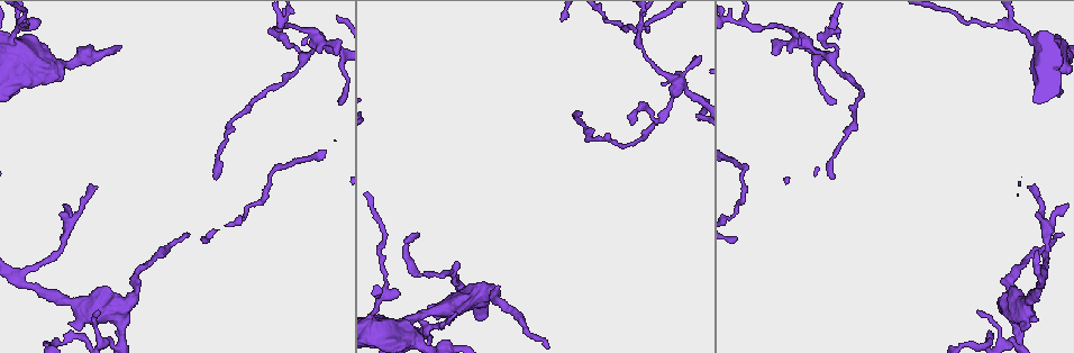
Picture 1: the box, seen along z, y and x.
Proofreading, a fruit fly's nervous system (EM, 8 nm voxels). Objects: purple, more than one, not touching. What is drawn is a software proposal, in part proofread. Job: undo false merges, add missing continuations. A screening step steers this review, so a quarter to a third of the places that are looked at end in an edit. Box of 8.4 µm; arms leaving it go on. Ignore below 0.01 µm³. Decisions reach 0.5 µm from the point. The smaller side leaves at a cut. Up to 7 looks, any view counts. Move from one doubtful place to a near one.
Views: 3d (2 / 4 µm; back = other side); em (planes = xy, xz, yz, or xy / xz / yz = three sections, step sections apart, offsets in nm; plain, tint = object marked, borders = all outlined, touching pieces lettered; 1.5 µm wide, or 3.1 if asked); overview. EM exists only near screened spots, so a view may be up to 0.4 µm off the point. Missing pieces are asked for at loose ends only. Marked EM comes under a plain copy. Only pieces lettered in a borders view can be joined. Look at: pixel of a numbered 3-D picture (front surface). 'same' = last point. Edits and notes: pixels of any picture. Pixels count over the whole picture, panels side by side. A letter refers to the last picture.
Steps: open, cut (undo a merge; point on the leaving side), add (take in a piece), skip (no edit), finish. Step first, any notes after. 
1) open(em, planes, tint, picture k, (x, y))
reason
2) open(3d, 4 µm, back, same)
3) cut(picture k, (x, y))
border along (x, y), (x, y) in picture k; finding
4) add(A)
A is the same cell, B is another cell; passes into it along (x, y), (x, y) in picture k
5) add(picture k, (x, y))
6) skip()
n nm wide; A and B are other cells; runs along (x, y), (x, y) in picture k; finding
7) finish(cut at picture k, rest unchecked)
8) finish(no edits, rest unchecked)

open(em, planes, borders, picture 1, (24, 282))
three arms meet

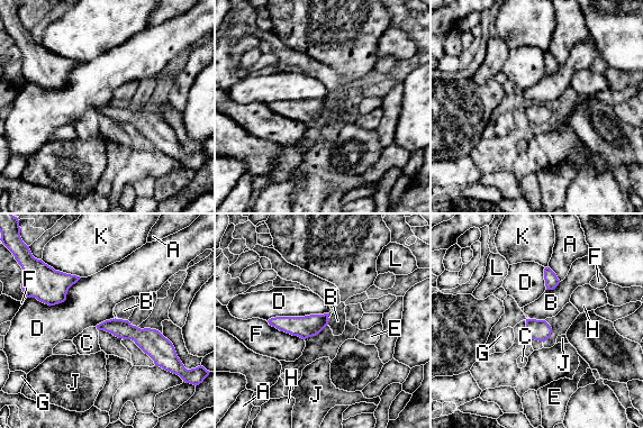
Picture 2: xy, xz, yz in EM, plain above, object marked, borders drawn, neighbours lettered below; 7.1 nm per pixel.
skip()
130 nm wide; A, B, C, D, E, F, G, H, J, K and L are other cells; border along (328, 312), (275, 316), (266, 320) in picture 2; continuous, no second neuron

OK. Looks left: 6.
open(3d, 2 µm, picture 1, (991, 335))
sharp bend

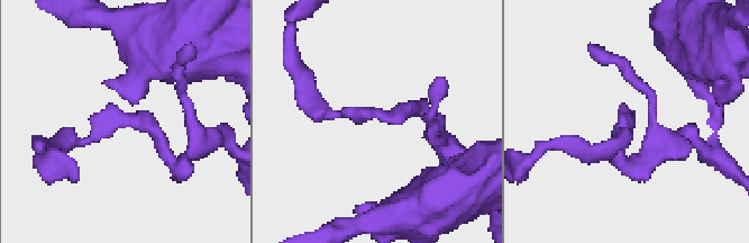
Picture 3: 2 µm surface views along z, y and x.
open(em, planes, borders, picture 3, (119, 120))
need the tissue

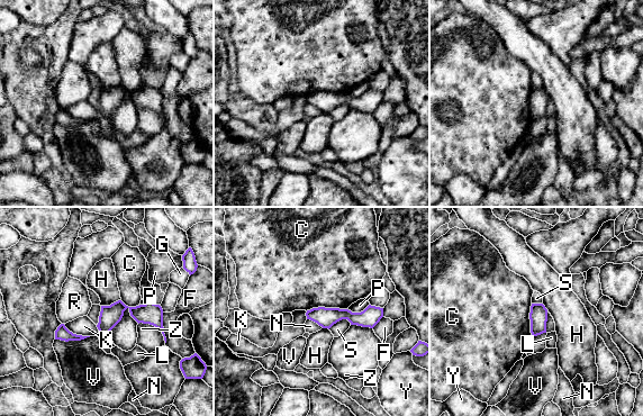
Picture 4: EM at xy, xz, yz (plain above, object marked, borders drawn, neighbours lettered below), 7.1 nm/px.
skip()
C, F, G, H, K, L, N, P, R, S, V, Y and Z are other cells; runs along (380, 310), (370, 317), (309, 316) in picture 4; all the same neuron

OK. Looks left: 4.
open(em, planes, borders, picture 1, (27, 22))
narrows sharply

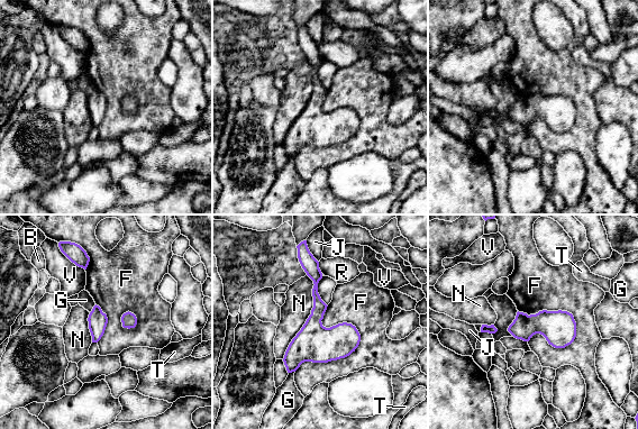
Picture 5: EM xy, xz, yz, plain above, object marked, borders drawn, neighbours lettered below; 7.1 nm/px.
skip()
B, F, G, J, N, R, T and V are other cells; runs along (315, 264), (313, 337), (290, 368) in picture 5; one neuron here

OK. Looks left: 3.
finish(no edits, rest unchecked)

